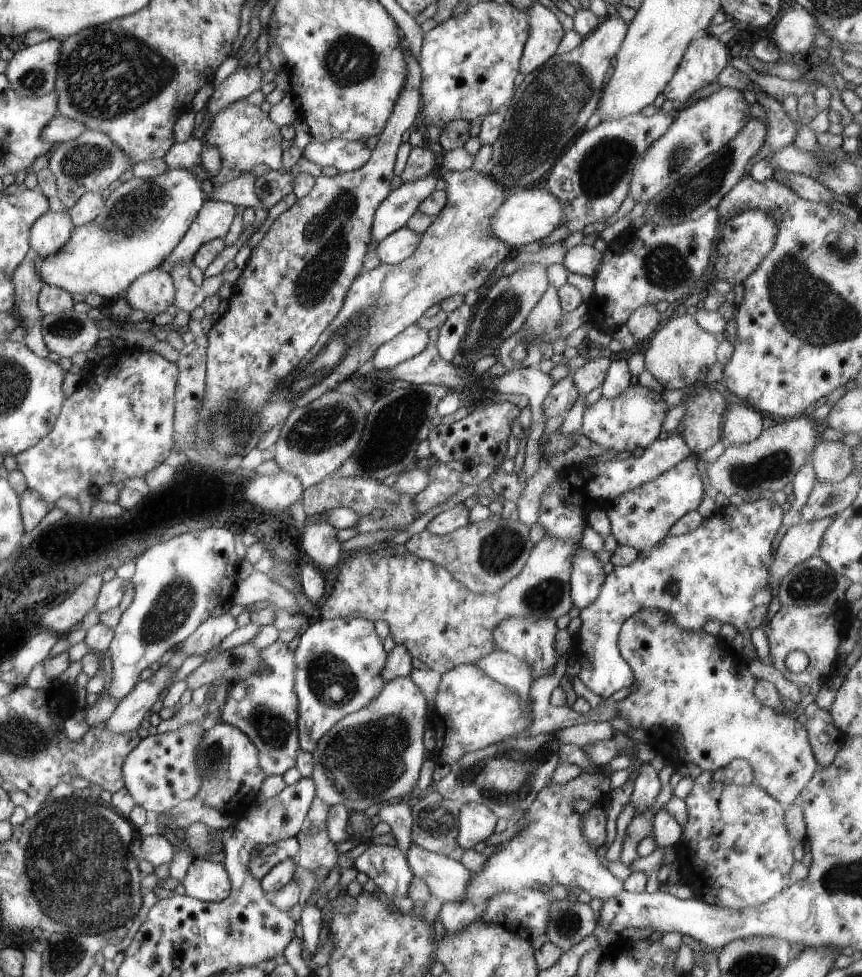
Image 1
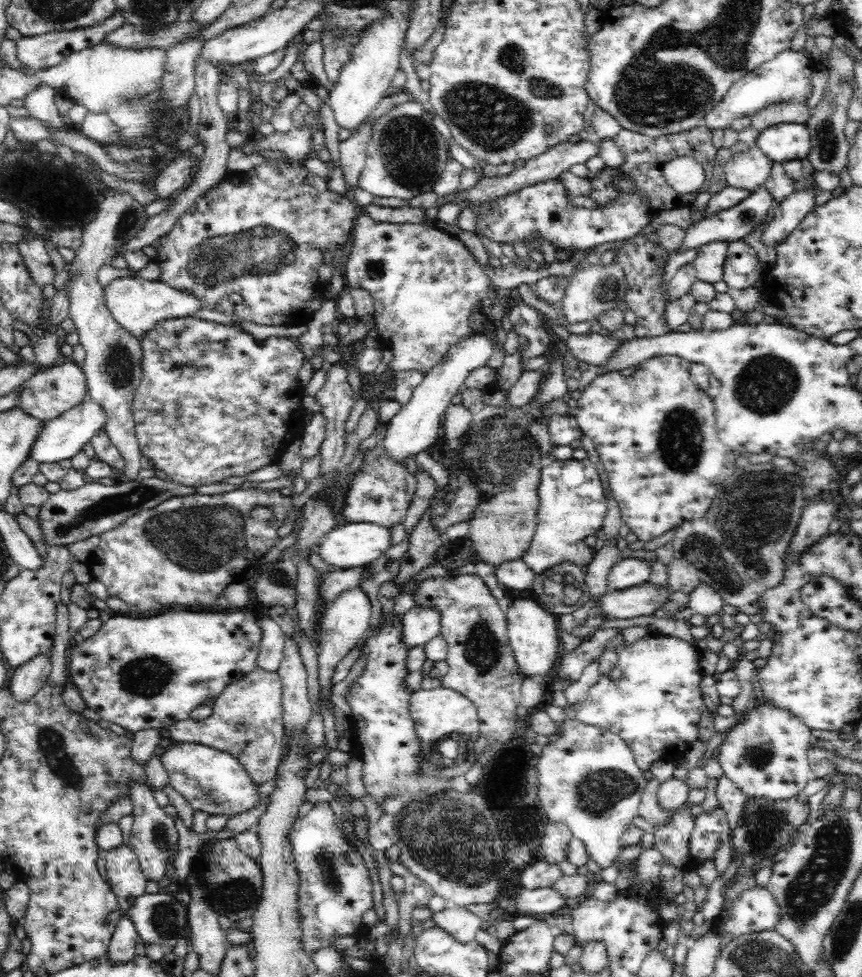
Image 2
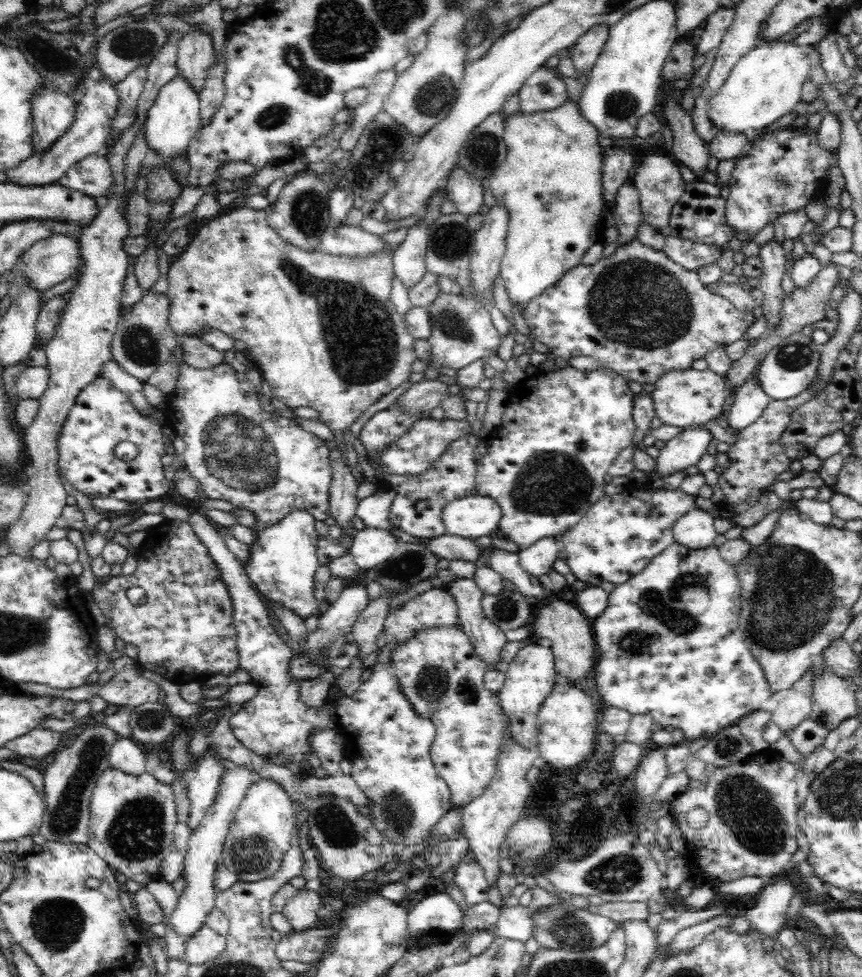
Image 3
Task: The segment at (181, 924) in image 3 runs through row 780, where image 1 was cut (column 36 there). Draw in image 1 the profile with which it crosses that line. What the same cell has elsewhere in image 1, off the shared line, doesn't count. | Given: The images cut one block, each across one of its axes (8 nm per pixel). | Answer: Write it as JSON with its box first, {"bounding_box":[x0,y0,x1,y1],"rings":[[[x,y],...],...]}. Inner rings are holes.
{"bounding_box":[30,211,74,258],"rings":[[[48,211],[31,226],[30,249],[39,258],[47,254],[55,254],[71,235],[74,226],[68,214],[63,212]]]}

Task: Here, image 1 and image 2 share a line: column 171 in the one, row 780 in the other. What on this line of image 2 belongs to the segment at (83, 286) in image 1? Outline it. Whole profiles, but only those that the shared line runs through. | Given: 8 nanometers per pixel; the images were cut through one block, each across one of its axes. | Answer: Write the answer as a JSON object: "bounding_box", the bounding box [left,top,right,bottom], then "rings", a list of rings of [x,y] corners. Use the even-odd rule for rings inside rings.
{"bounding_box":[160,741,260,817],"rings":[[[171,741],[160,761],[168,773],[169,786],[190,803],[194,811],[233,817],[256,806],[260,800],[256,795],[256,785],[250,783],[242,765],[226,752],[202,744]]]}

